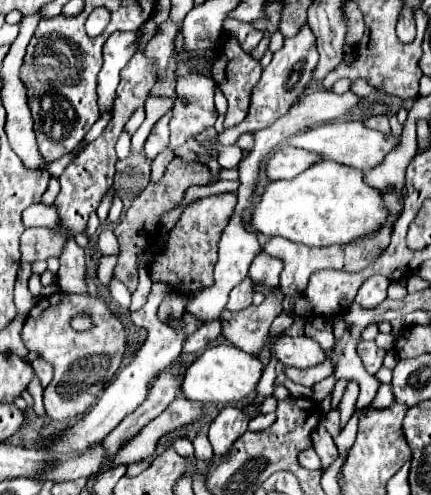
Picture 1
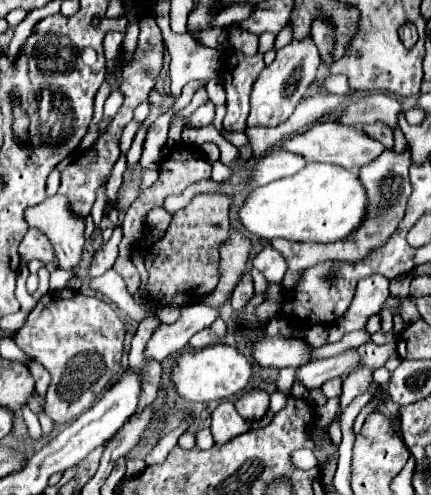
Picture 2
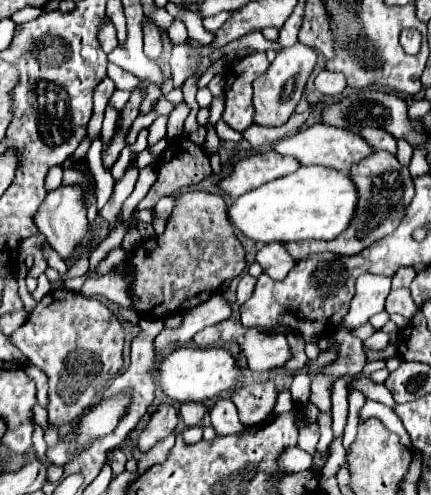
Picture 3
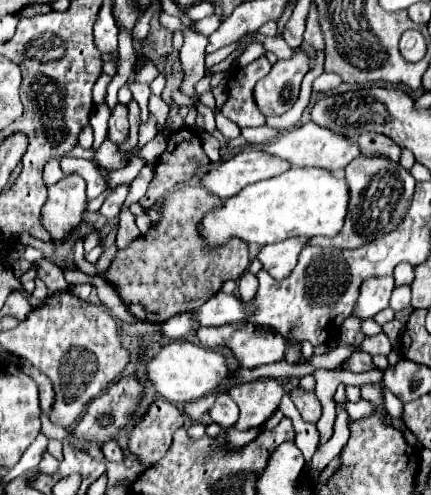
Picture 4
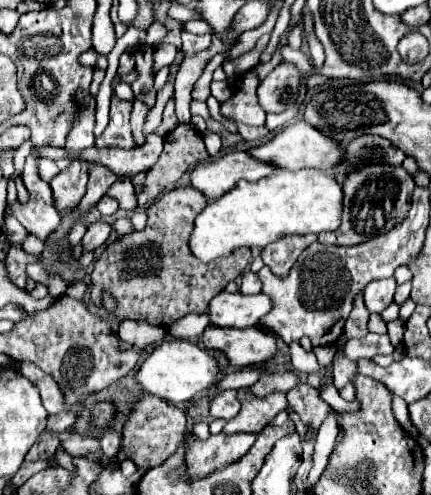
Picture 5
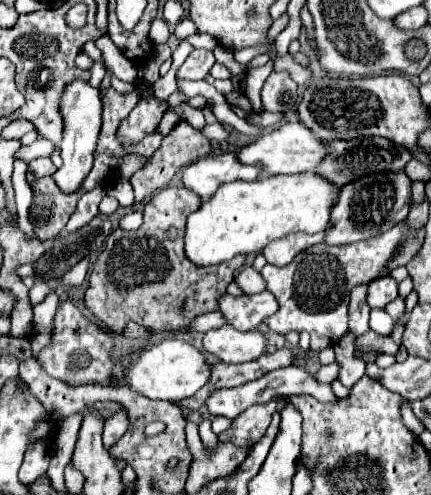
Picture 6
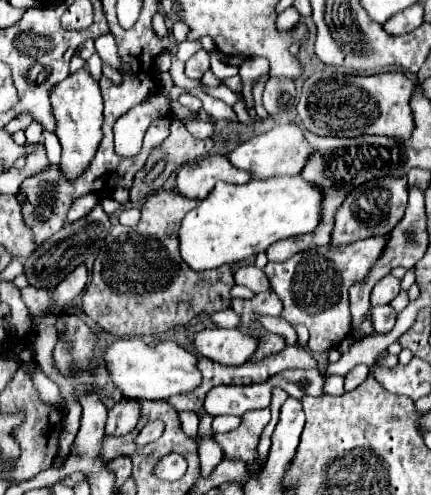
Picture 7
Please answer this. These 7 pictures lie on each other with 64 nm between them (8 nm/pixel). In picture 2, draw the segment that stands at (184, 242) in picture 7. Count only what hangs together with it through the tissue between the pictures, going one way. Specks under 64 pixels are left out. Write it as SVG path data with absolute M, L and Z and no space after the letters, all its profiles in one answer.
M308 162L296 176L256 188L240 210L240 220L244 228L258 238L330 244L344 240L362 226L368 214L368 202L366 188L356 172L336 164Z

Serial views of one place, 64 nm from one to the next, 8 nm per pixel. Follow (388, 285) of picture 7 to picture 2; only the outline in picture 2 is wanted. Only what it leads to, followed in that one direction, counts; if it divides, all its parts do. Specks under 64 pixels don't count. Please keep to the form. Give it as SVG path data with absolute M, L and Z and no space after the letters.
M372 274L364 280L360 280L356 288L356 296L350 304L350 308L328 330L328 342L338 342L344 334L354 330L362 330L366 320L380 312L384 300L390 296L388 290L388 278L380 274Z

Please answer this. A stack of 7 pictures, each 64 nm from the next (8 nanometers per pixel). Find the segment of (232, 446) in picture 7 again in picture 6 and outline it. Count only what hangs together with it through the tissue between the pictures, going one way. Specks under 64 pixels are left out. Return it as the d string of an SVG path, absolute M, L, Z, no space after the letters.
M273 398L266 404L246 408L230 426L234 434L220 434L220 440L232 440L234 444L256 444L256 440L264 435L269 426L272 414L281 412L286 404L286 398Z

